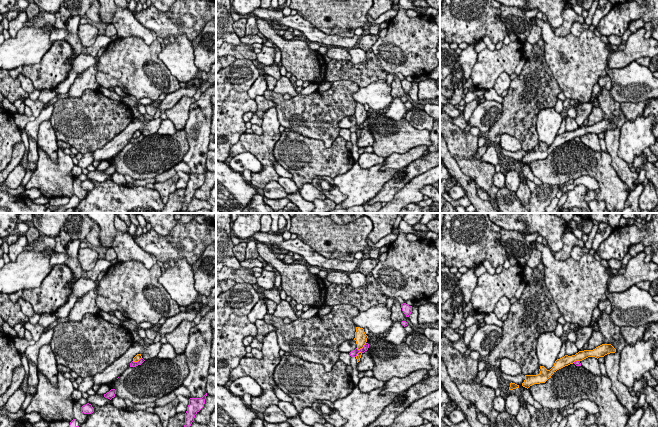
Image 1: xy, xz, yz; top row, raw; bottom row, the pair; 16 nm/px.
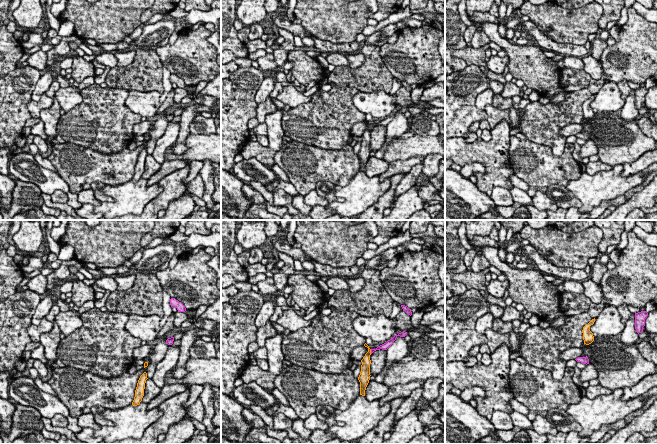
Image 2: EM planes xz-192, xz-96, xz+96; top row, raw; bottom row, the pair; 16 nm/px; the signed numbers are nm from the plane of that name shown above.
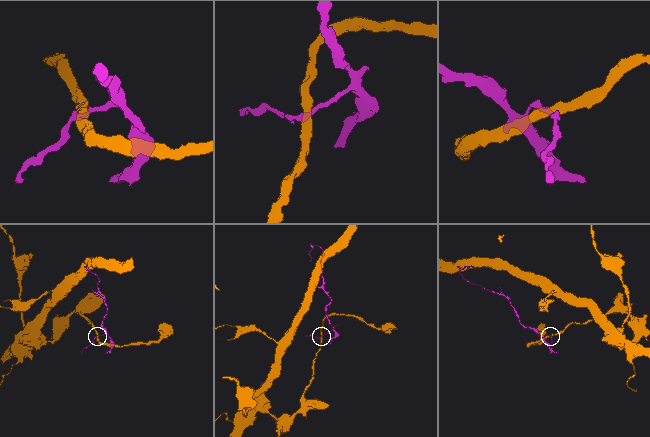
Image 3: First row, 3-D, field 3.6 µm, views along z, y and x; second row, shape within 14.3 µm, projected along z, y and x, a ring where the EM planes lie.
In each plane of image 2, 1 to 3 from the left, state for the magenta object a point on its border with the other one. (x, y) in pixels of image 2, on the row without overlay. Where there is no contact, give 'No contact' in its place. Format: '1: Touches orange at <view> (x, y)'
1: No contact
2: Touches orange at xz-96 (370, 127)
3: No contact

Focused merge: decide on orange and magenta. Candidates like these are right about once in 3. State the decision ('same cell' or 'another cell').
another cell

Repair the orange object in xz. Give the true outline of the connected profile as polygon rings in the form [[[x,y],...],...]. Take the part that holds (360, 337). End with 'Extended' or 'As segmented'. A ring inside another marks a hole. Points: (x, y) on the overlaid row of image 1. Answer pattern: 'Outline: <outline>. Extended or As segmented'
Outline: [[[356,327],[355,338],[357,344],[357,349],[360,350],[364,347],[367,342],[368,336],[365,334],[364,329],[360,327]]]. As segmented

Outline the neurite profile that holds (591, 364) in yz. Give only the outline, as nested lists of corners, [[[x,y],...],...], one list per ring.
[[[588,357],[582,361],[580,361],[581,366],[583,366],[586,370],[591,372],[592,374],[599,376],[601,375],[599,361],[595,357]]]

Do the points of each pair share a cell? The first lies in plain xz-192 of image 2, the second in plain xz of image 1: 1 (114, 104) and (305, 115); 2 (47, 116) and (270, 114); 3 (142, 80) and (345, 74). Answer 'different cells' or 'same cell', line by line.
1: same cell
2: same cell
3: same cell

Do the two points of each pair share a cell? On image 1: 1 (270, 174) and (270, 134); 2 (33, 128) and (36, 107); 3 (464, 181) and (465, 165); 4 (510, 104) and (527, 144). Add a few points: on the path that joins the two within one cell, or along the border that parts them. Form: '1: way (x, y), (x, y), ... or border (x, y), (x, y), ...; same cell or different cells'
1: way (267, 164), (267, 144); same cell
2: border (42, 108), (35, 118); different cells
3: border (451, 154), (459, 168), (477, 186); different cells
4: way (519, 114), (519, 121), (526, 134); same cell

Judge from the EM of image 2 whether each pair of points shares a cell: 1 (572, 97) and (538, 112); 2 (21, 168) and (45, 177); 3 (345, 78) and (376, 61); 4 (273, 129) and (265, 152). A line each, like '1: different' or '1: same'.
1: same
2: same
3: same
4: same

